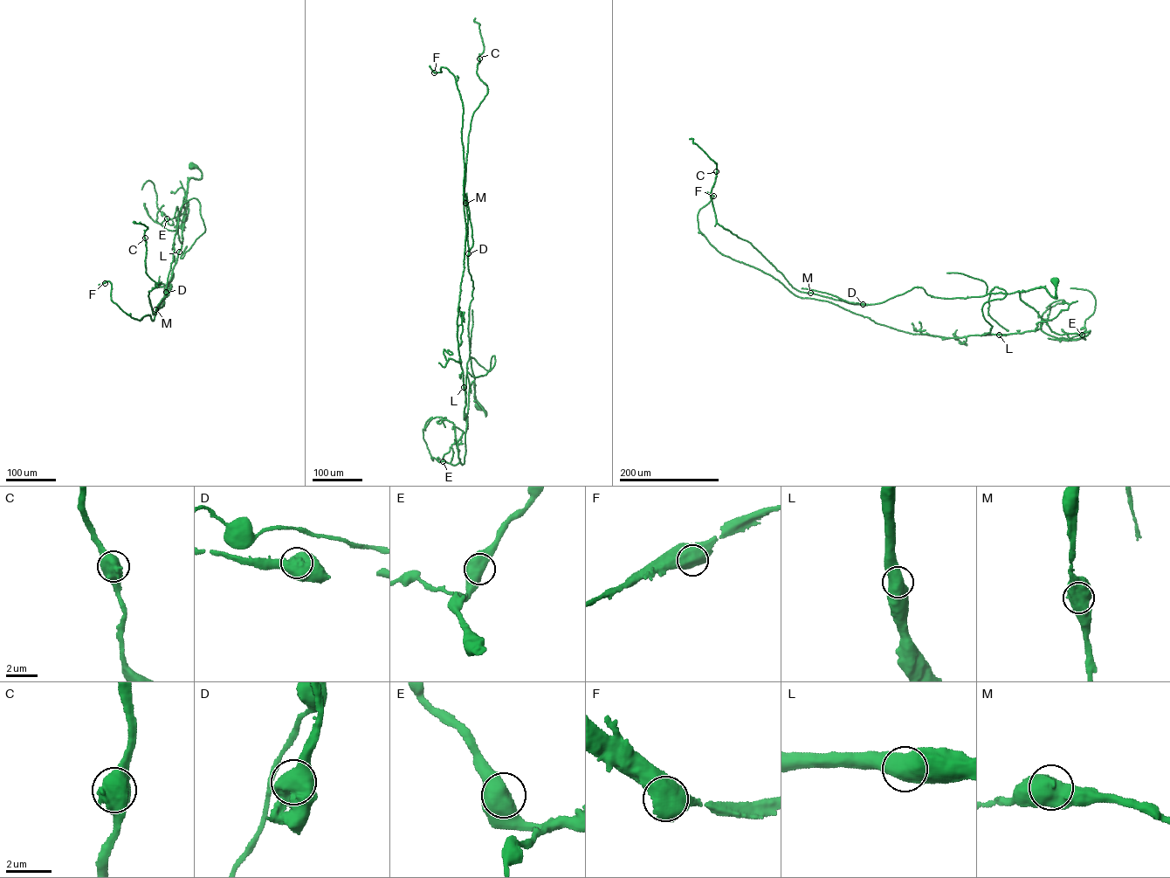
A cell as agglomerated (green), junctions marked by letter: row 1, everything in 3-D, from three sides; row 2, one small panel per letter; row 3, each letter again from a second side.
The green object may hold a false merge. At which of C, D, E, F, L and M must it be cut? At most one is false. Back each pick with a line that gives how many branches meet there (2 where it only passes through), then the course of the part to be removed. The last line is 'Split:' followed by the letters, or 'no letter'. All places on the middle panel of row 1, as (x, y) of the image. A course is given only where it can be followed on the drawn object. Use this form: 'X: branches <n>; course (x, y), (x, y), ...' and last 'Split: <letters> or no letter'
Split: no letter

